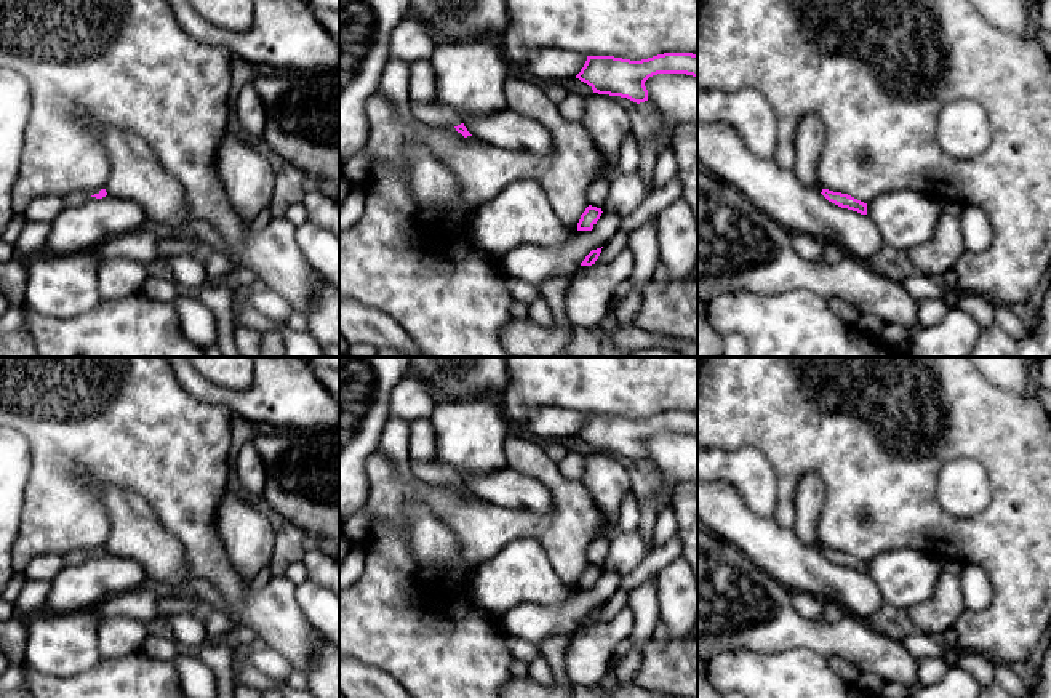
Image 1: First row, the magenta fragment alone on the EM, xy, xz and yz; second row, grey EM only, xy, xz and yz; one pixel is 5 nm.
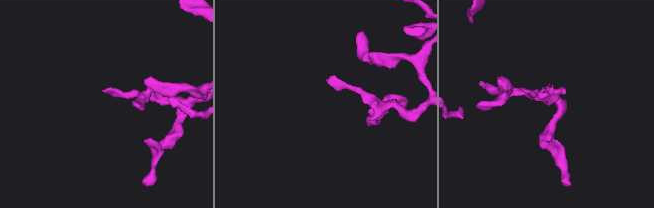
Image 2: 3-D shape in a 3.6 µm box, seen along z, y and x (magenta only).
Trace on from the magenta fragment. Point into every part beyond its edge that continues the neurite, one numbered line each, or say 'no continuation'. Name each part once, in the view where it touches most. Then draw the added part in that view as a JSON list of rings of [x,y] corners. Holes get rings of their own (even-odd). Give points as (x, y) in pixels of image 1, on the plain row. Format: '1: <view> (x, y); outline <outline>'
1: xy (75, 556); outline [[[96,548],[93,551],[74,549],[74,551],[66,552],[62,557],[64,557],[66,565],[75,565],[88,559],[91,554],[99,552],[99,549],[101,548]]]

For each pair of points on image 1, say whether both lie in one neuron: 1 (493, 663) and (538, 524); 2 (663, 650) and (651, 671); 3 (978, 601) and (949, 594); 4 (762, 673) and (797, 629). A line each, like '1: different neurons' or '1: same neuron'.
1: same neuron
2: same neuron
3: different neurons
4: different neurons

